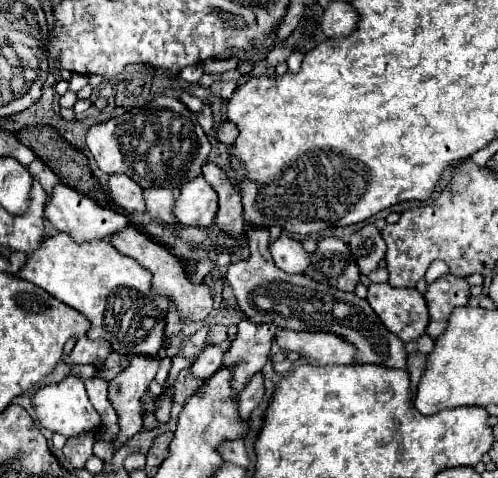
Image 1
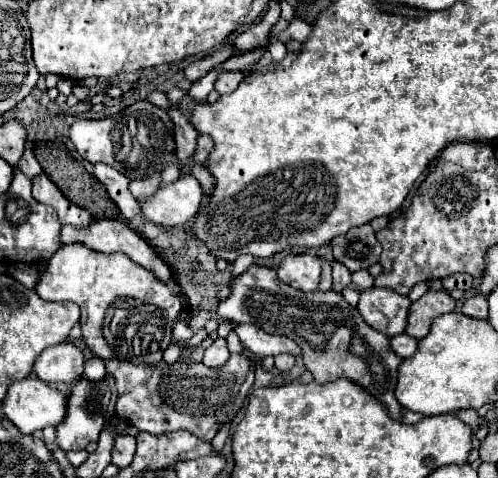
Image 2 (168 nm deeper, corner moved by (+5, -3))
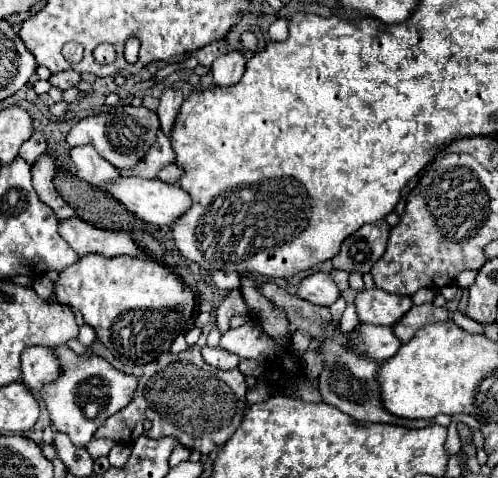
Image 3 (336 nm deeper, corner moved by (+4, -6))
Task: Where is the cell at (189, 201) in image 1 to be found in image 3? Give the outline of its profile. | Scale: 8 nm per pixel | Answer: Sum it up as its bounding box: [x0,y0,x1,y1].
[108,178,192,226]

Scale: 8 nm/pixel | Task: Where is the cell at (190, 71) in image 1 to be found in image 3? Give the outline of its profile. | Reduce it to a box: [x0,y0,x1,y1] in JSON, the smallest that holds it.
[240,32,258,54]

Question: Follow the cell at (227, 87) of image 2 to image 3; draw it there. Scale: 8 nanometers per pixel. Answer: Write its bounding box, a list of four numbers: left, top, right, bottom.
[210,50,246,88]

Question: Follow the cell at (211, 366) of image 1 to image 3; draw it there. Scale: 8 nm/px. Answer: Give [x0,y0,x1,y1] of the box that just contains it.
[202,346,240,370]

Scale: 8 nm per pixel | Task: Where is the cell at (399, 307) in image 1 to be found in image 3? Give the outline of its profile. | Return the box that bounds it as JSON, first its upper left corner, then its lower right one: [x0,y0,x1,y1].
[354,288,412,326]

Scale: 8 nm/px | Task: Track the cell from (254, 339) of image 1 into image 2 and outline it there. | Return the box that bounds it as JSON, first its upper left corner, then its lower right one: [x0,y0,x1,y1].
[105,355,255,441]

